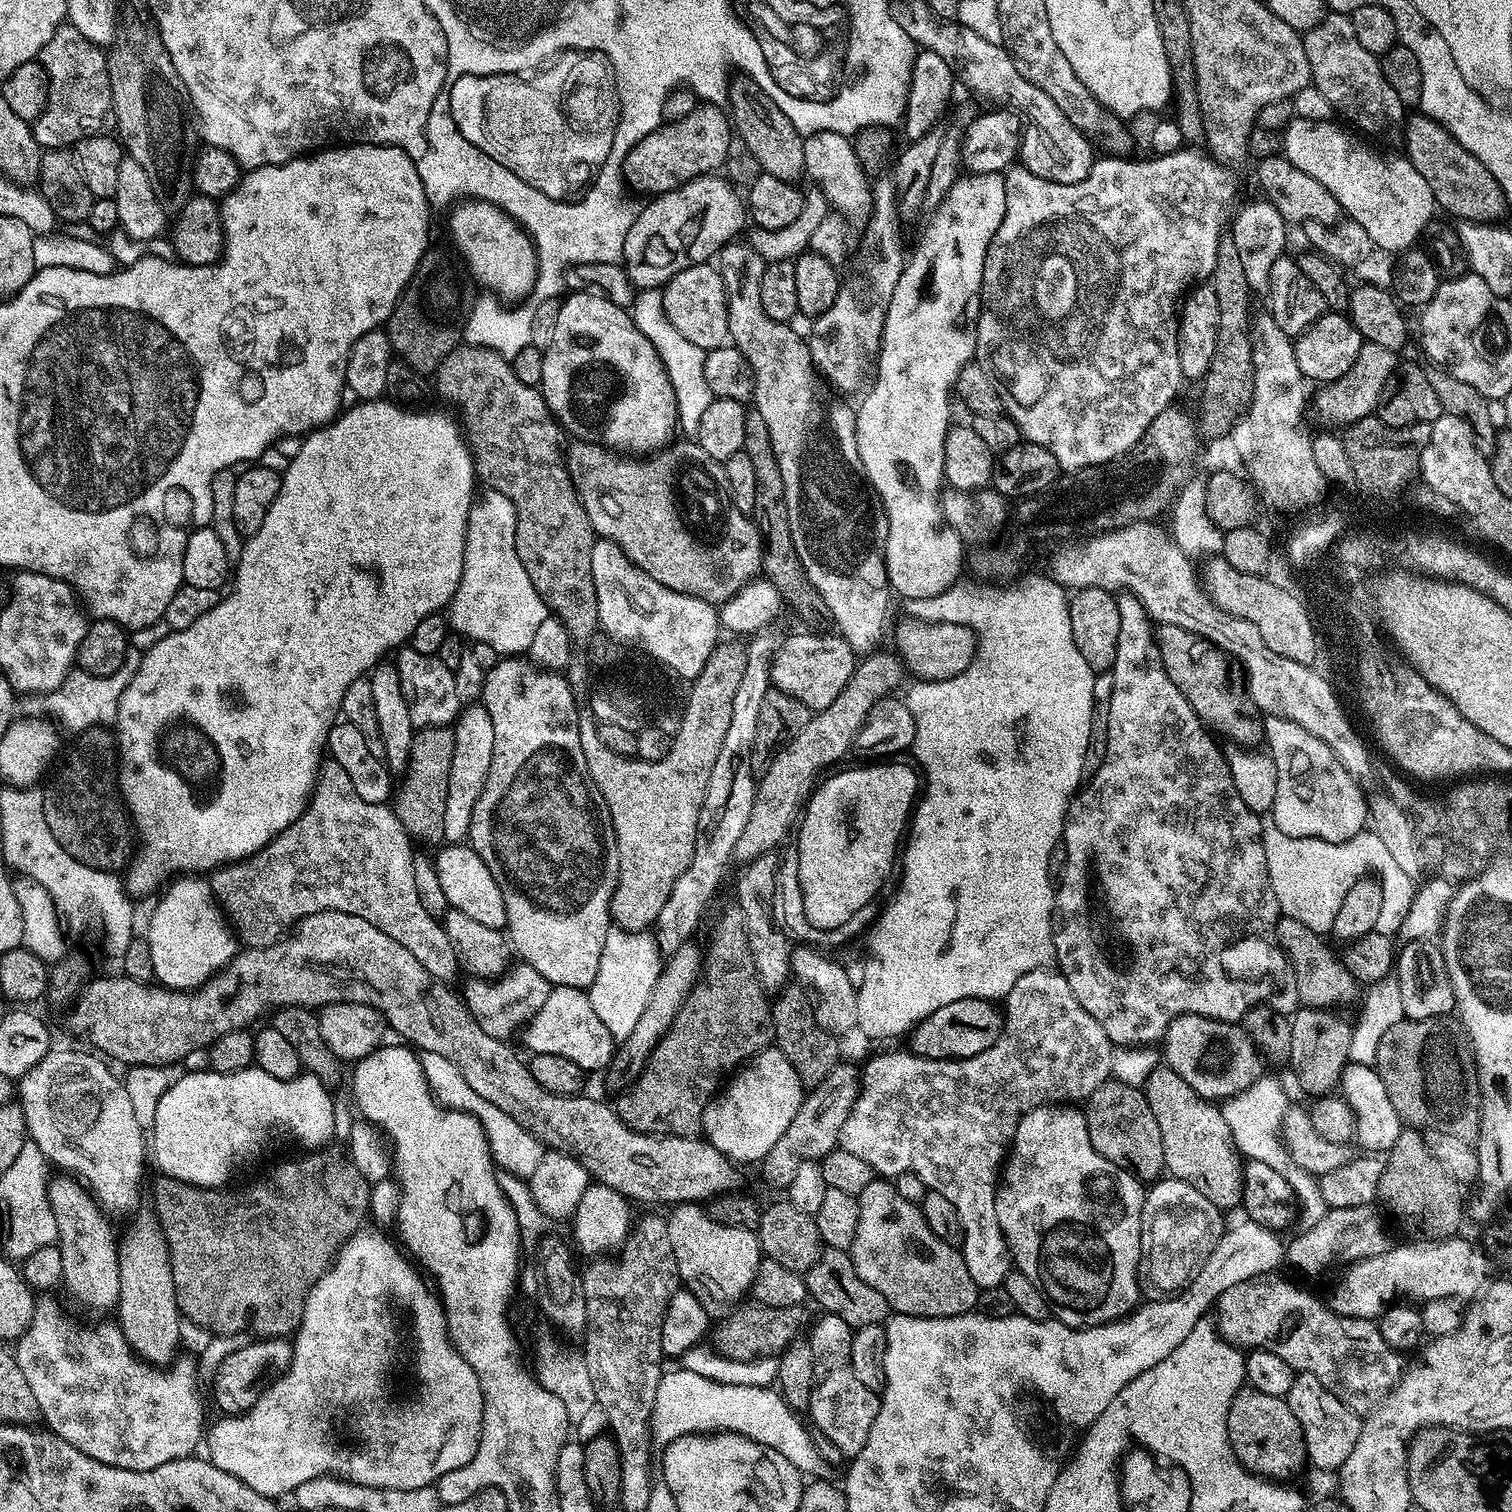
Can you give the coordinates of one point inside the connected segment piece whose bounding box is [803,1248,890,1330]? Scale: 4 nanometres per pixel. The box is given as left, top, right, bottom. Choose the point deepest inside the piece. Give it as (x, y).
(832, 1281)

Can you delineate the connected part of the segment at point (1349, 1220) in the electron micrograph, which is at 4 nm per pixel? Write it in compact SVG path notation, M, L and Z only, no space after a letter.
M1372 1204L1328 1208L1316 1225L1305 1227L1301 1236L1293 1238L1292 1244L1290 1240L1286 1248L1287 1263L1292 1263L1298 1271L1305 1272L1308 1276L1316 1276L1339 1260L1344 1266L1351 1266L1360 1260L1382 1254L1390 1247L1390 1241L1384 1233L1384 1224L1374 1209Z

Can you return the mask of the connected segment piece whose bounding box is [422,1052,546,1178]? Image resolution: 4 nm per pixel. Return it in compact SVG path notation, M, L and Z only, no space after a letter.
M423 1053L422 1063L428 1086L438 1093L439 1099L447 1107L454 1108L458 1112L470 1113L480 1123L488 1139L488 1149L496 1168L500 1172L509 1172L509 1174L521 1178L532 1176L535 1167L538 1166L538 1162L542 1160L546 1151L544 1145L538 1142L538 1138L534 1138L534 1134L530 1134L522 1126L518 1126L518 1122L514 1122L514 1118L510 1118L510 1114L498 1110L498 1106L494 1106L494 1102L486 1102L486 1098L482 1098L482 1094L474 1094L474 1090L470 1090L469 1084L466 1083L466 1078L462 1078L462 1070L458 1070L458 1066L454 1066L454 1062L442 1058L442 1054Z

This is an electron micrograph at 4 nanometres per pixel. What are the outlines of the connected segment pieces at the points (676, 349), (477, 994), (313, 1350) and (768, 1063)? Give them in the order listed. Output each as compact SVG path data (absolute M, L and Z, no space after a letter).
M640 290L635 293L635 300L630 307L632 321L650 338L654 350L658 350L660 361L664 363L666 374L670 378L670 386L674 390L676 399L676 419L679 431L682 433L694 434L698 430L698 422L702 422L702 413L706 411L706 406L710 406L713 394L710 386L706 386L706 376L704 370L705 349L700 348L687 338L682 338L678 330L666 316L664 309L664 293L660 290Z
M520 962L509 967L508 971L495 980L481 980L479 978L469 979L468 985L462 991L462 999L467 1004L470 1014L482 1026L490 1038L498 1038L505 1042L511 1041L512 1035L519 1033L527 1025L529 1020L542 1010L542 1005L546 1003L546 998L552 993L553 985L548 983L534 966Z
M360 1227L342 1245L332 1267L322 1274L320 1281L310 1289L308 1297L304 1299L304 1313L300 1319L300 1327L296 1329L294 1339L291 1341L292 1360L288 1363L288 1369L279 1373L275 1377L276 1381L273 1379L261 1391L254 1406L247 1412L242 1412L239 1416L225 1415L220 1418L224 1420L207 1429L207 1459L211 1460L214 1466L218 1466L218 1470L226 1470L226 1474L234 1474L234 1478L246 1482L250 1490L258 1490L258 1494L275 1498L280 1494L286 1494L287 1491L295 1492L299 1484L310 1482L310 1478L319 1476L336 1476L340 1480L349 1480L371 1488L394 1490L426 1488L435 1485L436 1481L442 1478L442 1474L450 1474L459 1468L465 1468L478 1450L482 1434L484 1395L470 1362L466 1362L466 1358L458 1354L452 1339L448 1337L444 1305L435 1291L428 1292L429 1281L417 1271L413 1261L399 1247L396 1249L392 1245L391 1238L376 1228L368 1227Z
M775 1046L757 1052L731 1079L709 1100L702 1114L702 1136L737 1165L756 1164L786 1134L804 1101L806 1089L786 1054Z

